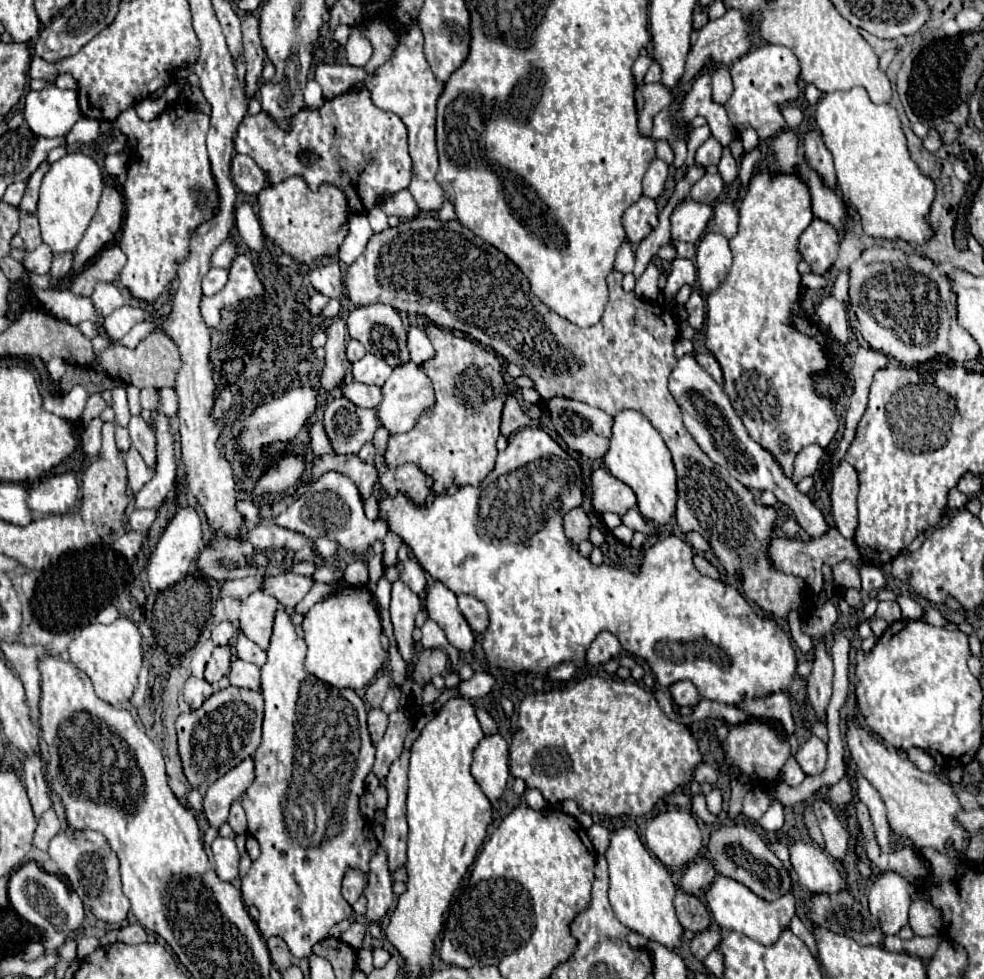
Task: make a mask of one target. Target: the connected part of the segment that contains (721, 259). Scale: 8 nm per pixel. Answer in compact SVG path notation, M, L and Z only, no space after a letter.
M705 231L705 235L697 245L695 259L699 285L705 293L715 291L723 283L727 271L731 269L731 261L733 257L727 237L717 231Z

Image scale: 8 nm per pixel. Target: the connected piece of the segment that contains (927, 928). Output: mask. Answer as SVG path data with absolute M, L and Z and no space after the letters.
M917 899L917 901L911 903L911 909L909 909L909 925L911 925L913 933L919 935L919 937L939 935L941 913L929 901Z

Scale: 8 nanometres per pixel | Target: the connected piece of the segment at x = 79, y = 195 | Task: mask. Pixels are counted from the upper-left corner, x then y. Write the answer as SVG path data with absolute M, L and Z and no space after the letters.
M67 153L65 157L51 165L49 173L43 177L41 183L37 217L41 225L41 237L55 251L55 255L77 249L89 221L97 211L101 191L103 175L101 167L95 163L93 157L87 157L83 153Z

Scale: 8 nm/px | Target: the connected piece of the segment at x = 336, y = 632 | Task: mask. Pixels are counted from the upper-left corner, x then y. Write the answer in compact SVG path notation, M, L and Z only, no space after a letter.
M335 583L335 591L309 609L303 619L303 631L307 643L305 669L339 689L365 689L387 657L379 641L383 633L379 609L367 587L341 587L341 583Z

